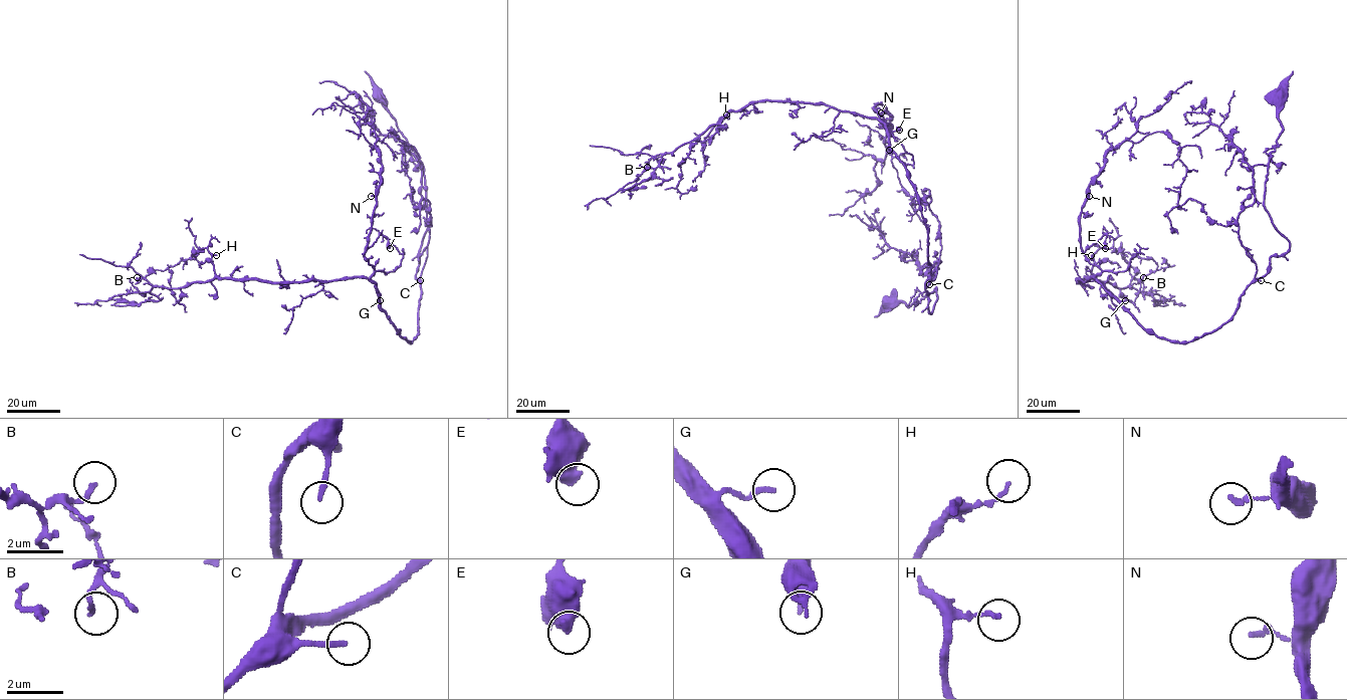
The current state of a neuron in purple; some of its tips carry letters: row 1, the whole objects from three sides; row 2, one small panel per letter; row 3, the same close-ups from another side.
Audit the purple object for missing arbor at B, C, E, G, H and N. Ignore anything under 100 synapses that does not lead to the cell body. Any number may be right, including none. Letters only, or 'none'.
C

